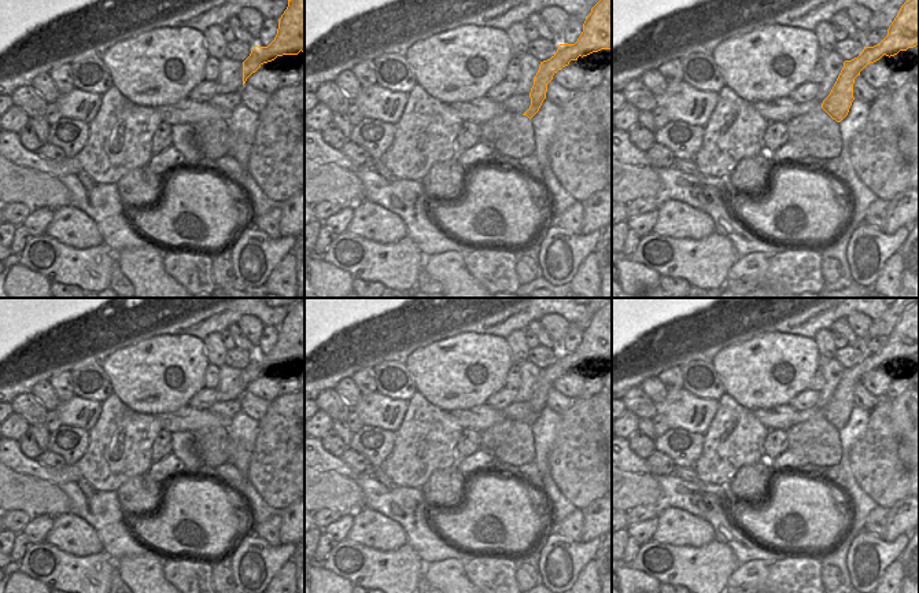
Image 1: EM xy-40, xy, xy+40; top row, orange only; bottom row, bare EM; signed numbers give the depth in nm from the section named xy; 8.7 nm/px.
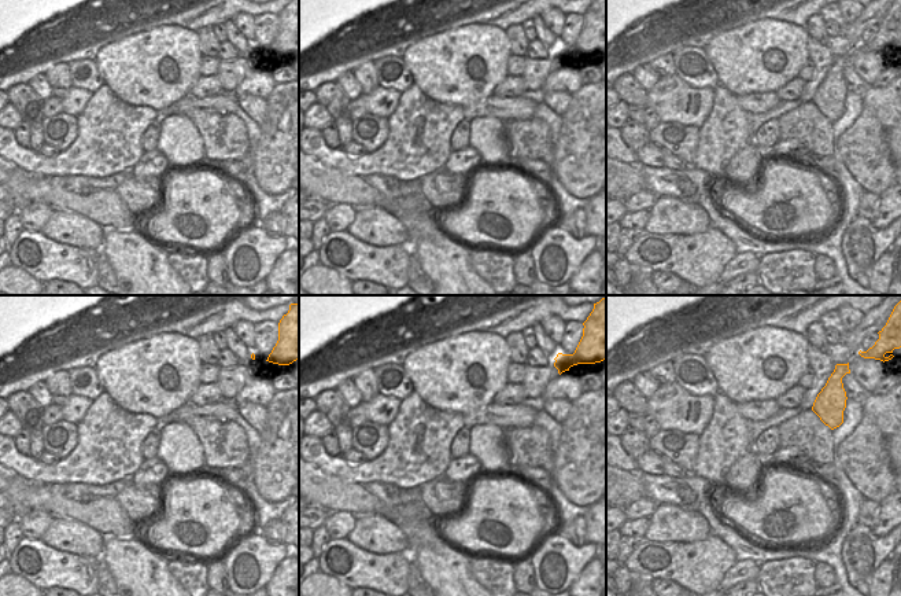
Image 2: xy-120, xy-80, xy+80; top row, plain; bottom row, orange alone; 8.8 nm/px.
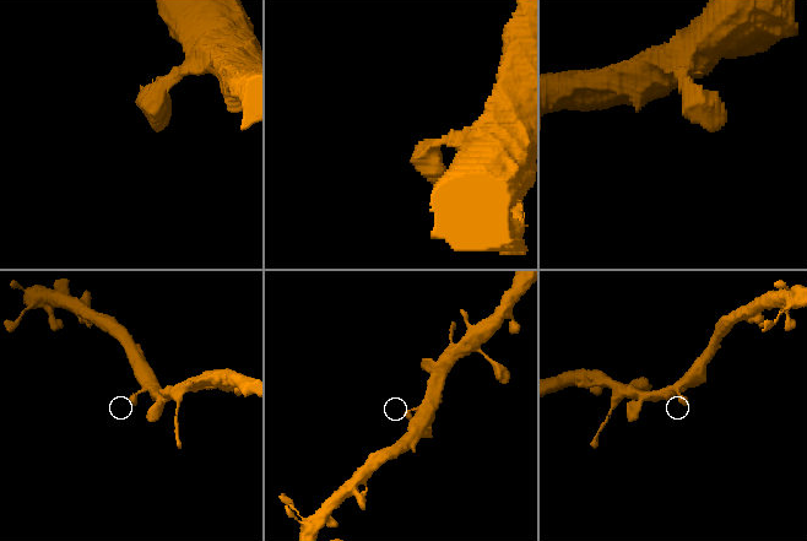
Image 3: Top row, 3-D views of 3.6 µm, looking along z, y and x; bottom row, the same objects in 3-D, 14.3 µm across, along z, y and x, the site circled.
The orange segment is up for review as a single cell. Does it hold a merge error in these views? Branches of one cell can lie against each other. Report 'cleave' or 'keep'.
keep

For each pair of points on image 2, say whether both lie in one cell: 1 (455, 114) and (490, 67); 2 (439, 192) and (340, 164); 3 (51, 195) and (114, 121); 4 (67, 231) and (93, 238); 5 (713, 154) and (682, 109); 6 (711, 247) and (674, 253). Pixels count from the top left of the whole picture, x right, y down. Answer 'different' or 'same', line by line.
1: different
2: different
3: different
4: same
5: different
6: same

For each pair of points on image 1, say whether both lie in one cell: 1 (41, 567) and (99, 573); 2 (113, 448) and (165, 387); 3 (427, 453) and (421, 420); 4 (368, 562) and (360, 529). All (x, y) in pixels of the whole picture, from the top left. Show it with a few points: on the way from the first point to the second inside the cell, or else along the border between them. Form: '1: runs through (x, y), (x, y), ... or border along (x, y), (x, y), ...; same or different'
1: runs through (55, 568), (65, 573), (85, 573); same
2: border along (115, 394), (135, 411), (155, 416); different
3: runs through (427, 445), (425, 428); same
4: border along (346, 538), (382, 551), (395, 549); different

